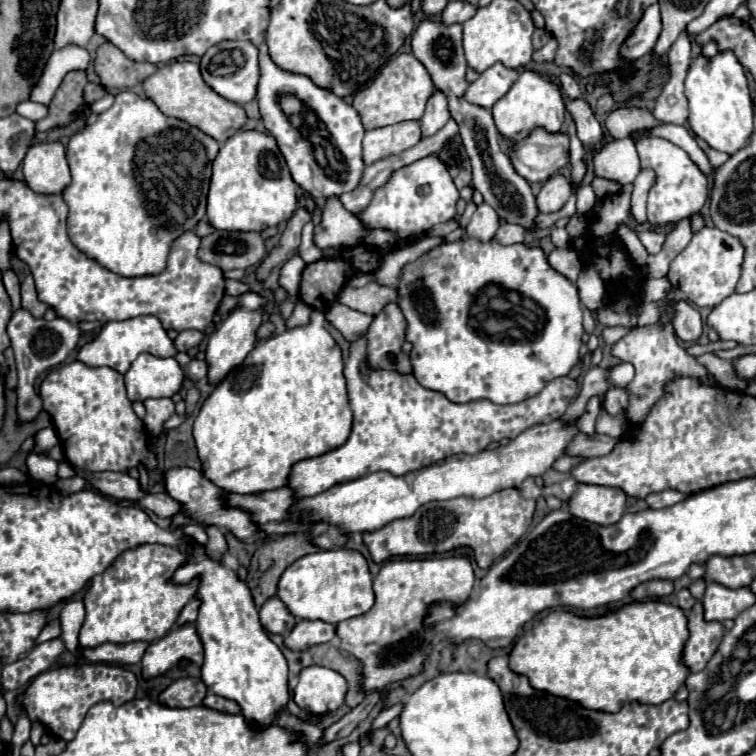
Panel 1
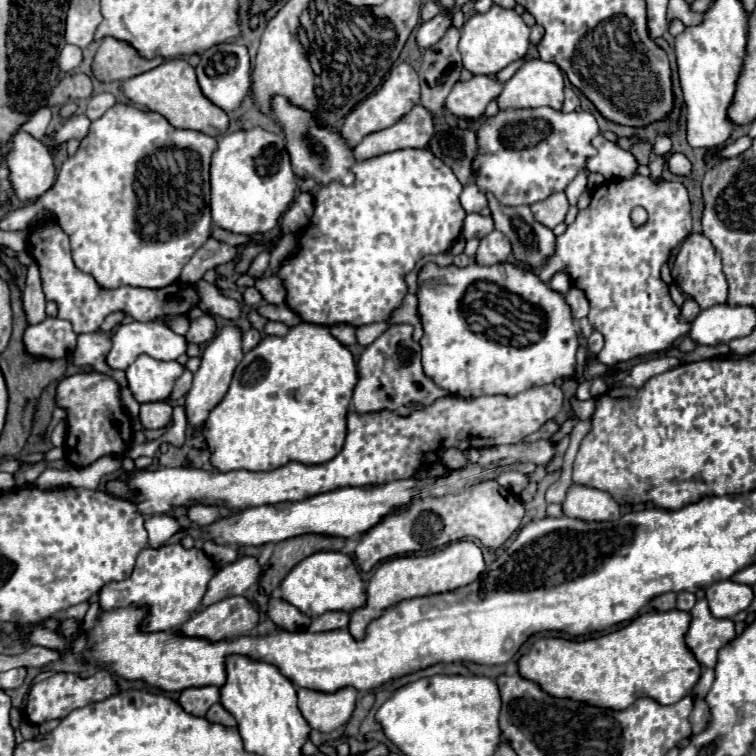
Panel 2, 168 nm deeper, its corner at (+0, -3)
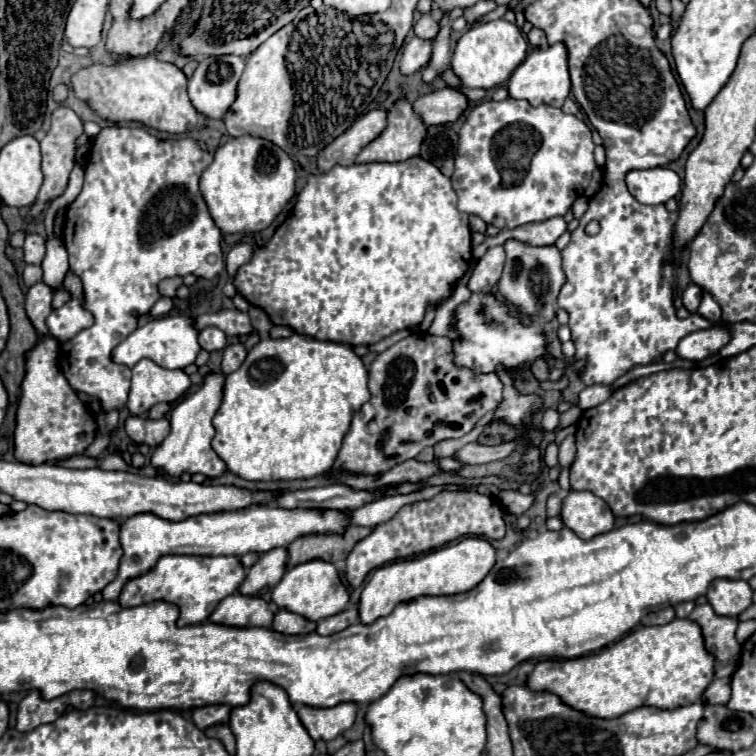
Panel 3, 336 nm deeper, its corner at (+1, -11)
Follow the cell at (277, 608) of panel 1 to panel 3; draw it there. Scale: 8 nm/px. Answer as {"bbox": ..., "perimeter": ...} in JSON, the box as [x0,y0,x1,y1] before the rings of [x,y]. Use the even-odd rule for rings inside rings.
{"bbox":[273,610,315,634],"perimeter":[[[279,610],[273,618],[273,630],[281,632],[281,634],[309,634],[315,630],[315,622],[307,622],[307,630],[305,630],[305,618],[299,614],[293,614],[289,610]]]}

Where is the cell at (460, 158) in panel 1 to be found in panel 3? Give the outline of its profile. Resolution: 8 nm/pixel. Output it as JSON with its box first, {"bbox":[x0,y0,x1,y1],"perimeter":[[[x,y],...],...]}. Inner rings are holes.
{"bbox":[421,126,457,176],"perimeter":[[[429,126],[421,146],[421,158],[435,164],[445,176],[453,172],[457,132],[451,126]]]}

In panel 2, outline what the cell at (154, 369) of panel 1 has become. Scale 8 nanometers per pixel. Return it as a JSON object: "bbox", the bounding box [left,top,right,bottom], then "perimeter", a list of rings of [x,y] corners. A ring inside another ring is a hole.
{"bbox":[126,354,184,402],"perimeter":[[[148,354],[138,356],[138,360],[126,370],[126,382],[132,396],[142,402],[166,400],[172,394],[172,388],[184,366],[178,362],[162,362],[154,360]]]}

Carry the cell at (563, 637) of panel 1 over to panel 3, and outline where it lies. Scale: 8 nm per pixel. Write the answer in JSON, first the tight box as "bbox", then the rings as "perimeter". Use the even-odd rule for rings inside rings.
{"bbox":[527,620,715,718],"perimeter":[[[671,620],[665,626],[639,626],[615,644],[589,654],[581,656],[575,660],[543,660],[537,662],[535,670],[529,674],[527,686],[535,692],[553,692],[557,694],[567,706],[585,712],[587,716],[593,718],[619,718],[639,706],[647,704],[655,708],[677,708],[677,706],[687,706],[693,702],[699,702],[705,688],[711,684],[715,678],[715,658],[713,654],[707,652],[705,640],[701,634],[699,624],[691,620]]]}

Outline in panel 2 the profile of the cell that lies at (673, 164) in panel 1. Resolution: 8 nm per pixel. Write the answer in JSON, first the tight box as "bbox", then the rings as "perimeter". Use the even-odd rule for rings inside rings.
{"bbox":[666,152,692,176],"perimeter":[[[672,152],[666,160],[668,170],[676,176],[690,176],[692,174],[692,162],[682,152]]]}

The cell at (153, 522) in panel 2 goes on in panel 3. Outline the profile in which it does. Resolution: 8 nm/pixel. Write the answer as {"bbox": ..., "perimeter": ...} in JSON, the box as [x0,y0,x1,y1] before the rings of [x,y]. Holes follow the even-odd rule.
{"bbox":[101,506,349,600],"perimeter":[[[249,506],[241,510],[199,514],[181,522],[163,520],[151,512],[135,514],[119,520],[119,544],[123,550],[117,576],[101,592],[105,600],[117,600],[123,586],[149,572],[165,554],[195,554],[195,556],[243,556],[247,552],[267,552],[311,532],[343,532],[349,520],[339,510],[283,510],[277,506]]]}

